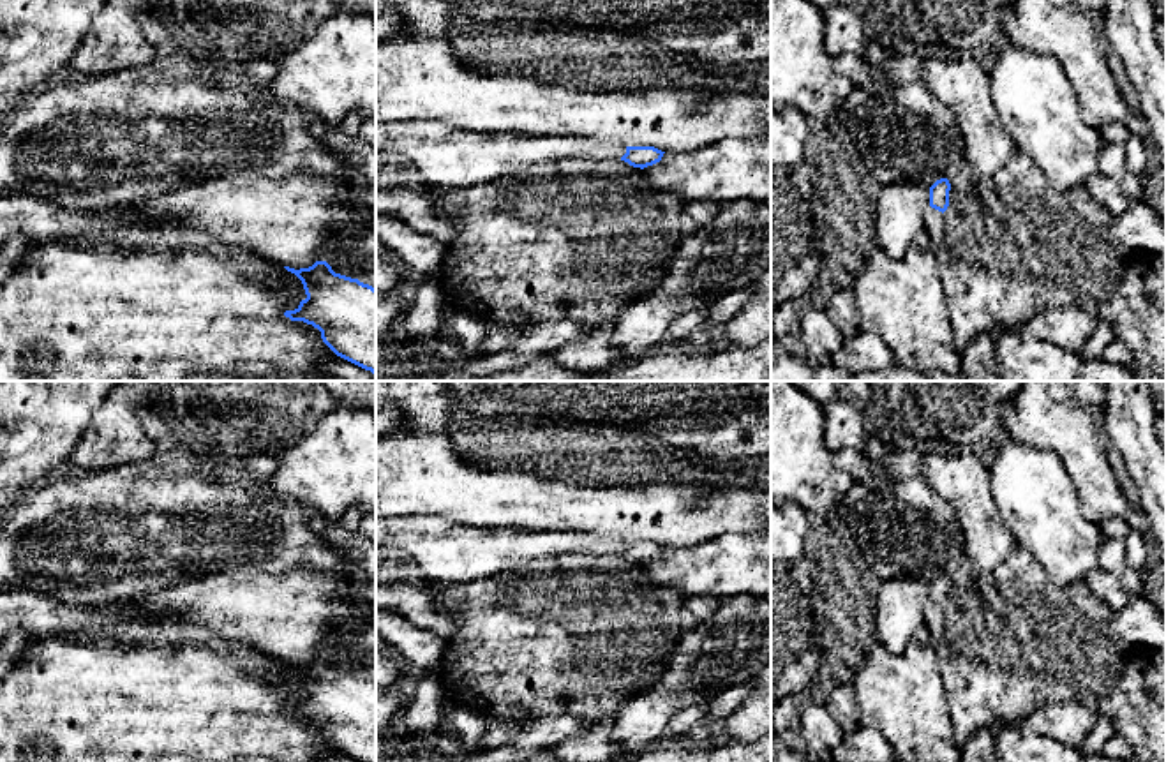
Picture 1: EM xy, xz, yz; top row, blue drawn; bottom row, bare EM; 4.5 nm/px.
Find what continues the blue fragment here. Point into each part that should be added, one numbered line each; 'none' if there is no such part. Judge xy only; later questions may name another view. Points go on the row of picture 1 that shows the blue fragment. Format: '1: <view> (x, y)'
none

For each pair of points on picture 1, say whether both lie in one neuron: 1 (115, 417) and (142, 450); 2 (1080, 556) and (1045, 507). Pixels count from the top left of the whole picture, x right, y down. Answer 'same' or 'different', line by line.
1: same
2: same

